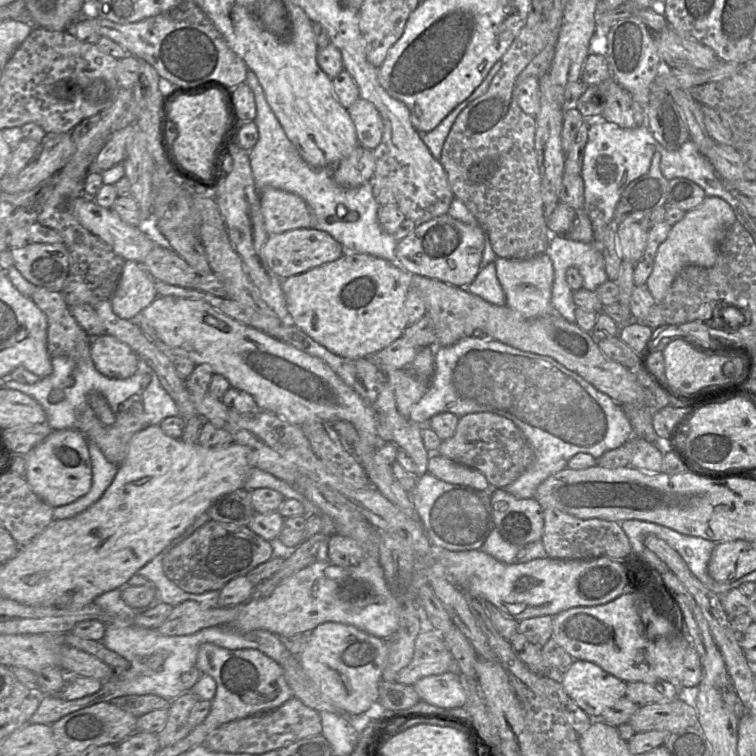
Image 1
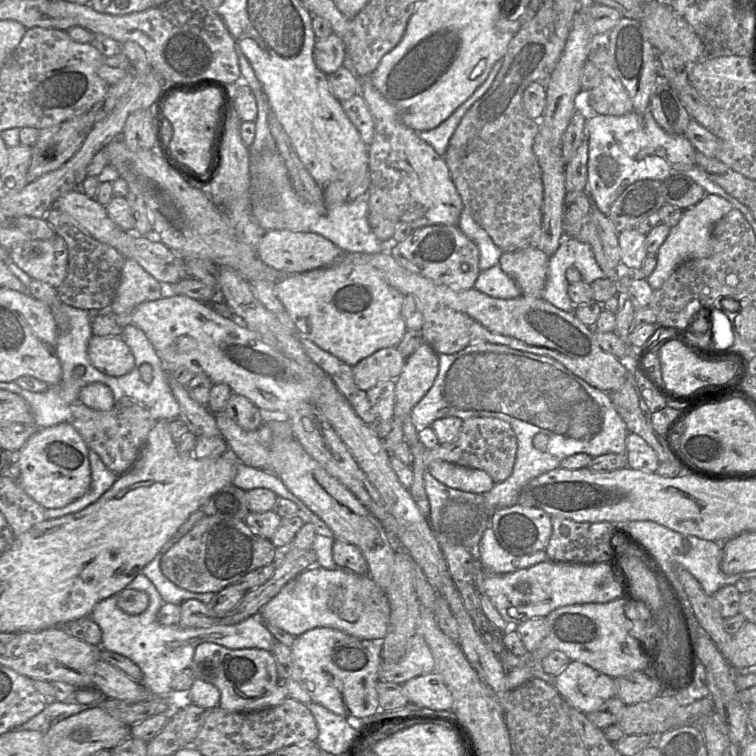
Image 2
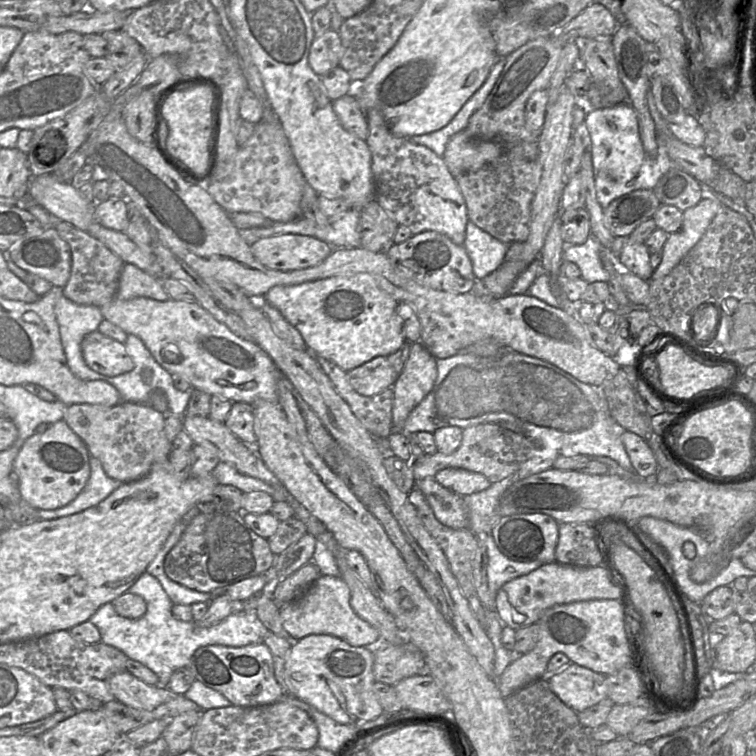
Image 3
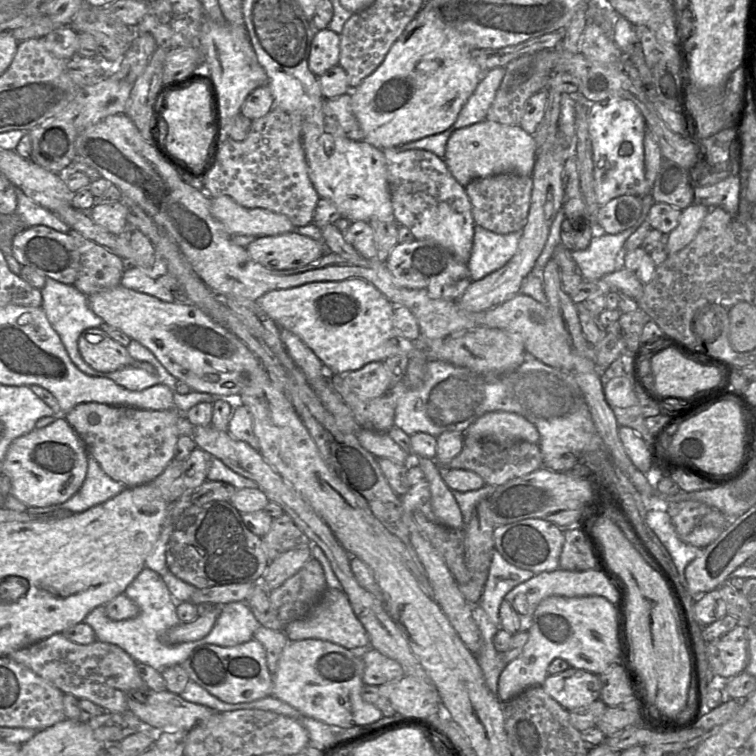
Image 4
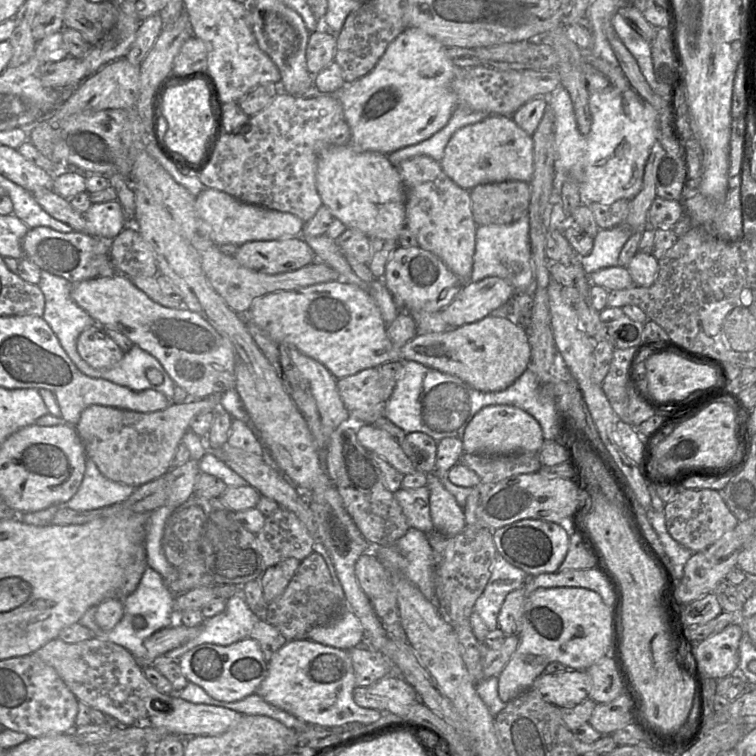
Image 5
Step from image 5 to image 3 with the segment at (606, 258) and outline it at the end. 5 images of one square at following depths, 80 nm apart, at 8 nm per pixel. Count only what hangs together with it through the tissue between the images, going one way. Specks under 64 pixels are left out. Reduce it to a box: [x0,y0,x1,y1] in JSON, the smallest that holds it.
[562,235,610,283]

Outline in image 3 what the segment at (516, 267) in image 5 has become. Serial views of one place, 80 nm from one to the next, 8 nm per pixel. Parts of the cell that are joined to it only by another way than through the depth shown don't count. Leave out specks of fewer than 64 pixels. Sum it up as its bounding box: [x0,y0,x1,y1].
[463,220,510,279]

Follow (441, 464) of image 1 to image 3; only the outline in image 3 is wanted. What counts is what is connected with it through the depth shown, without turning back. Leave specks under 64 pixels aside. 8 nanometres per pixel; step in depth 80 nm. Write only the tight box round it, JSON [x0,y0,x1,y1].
[435,468,492,496]

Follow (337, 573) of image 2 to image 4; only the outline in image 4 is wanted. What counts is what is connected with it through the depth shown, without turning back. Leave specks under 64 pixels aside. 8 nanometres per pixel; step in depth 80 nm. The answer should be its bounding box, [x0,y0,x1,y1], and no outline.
[283,588,370,650]

